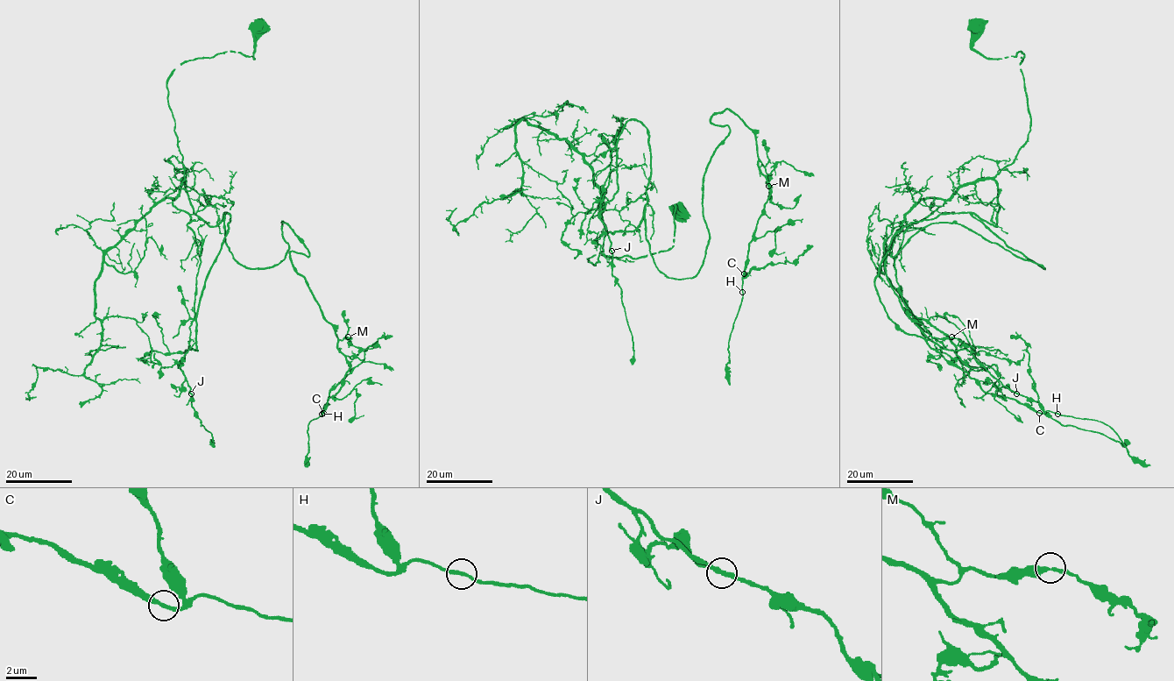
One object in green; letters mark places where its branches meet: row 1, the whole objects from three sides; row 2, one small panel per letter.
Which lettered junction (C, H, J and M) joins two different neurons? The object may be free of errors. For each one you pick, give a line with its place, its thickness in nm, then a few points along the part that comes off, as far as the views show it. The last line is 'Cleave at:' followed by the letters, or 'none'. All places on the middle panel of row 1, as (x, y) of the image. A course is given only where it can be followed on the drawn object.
Cleave at: none

